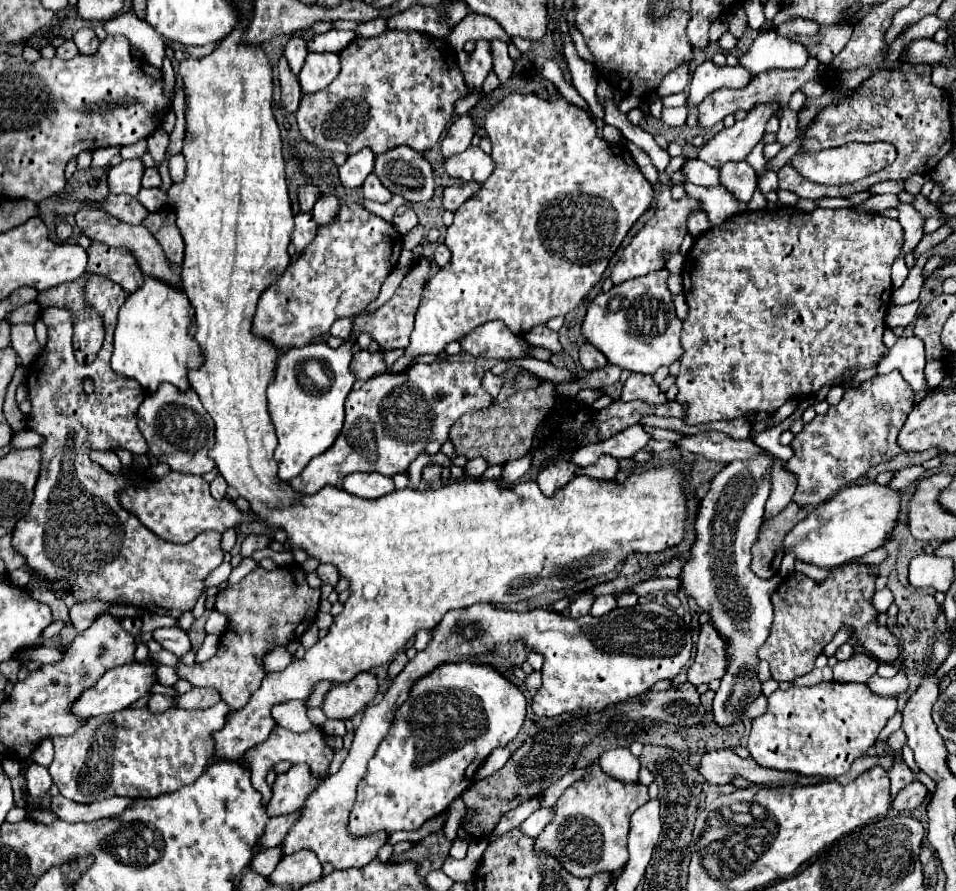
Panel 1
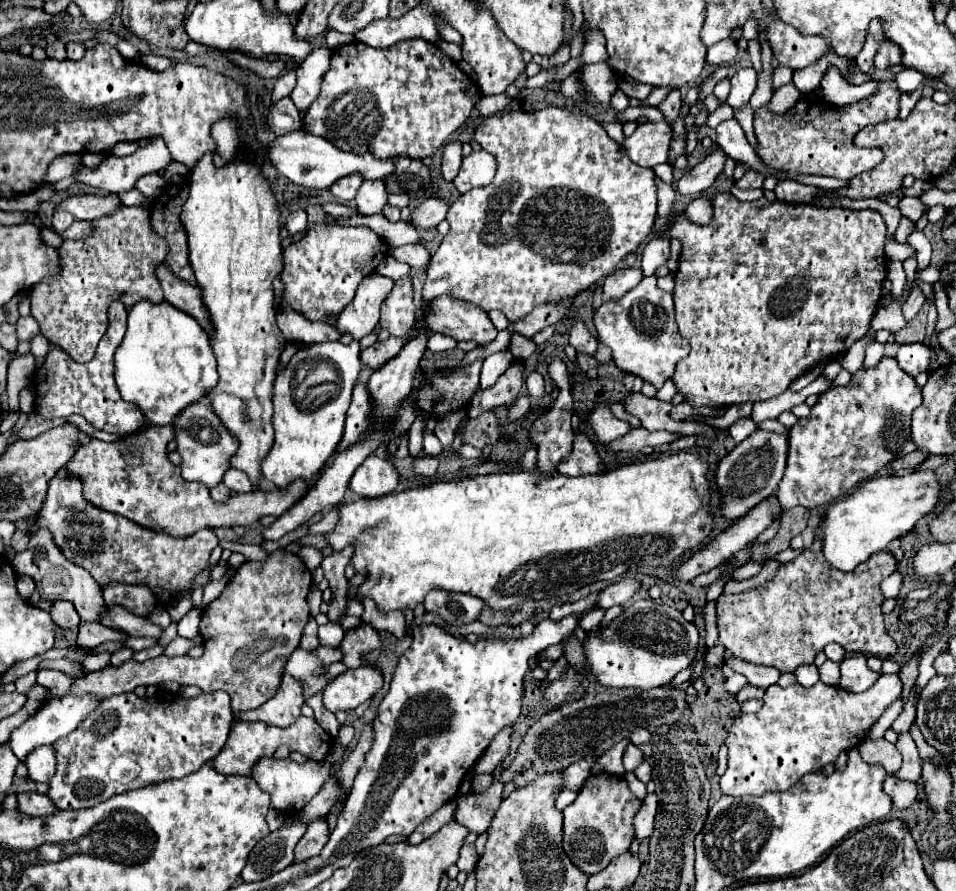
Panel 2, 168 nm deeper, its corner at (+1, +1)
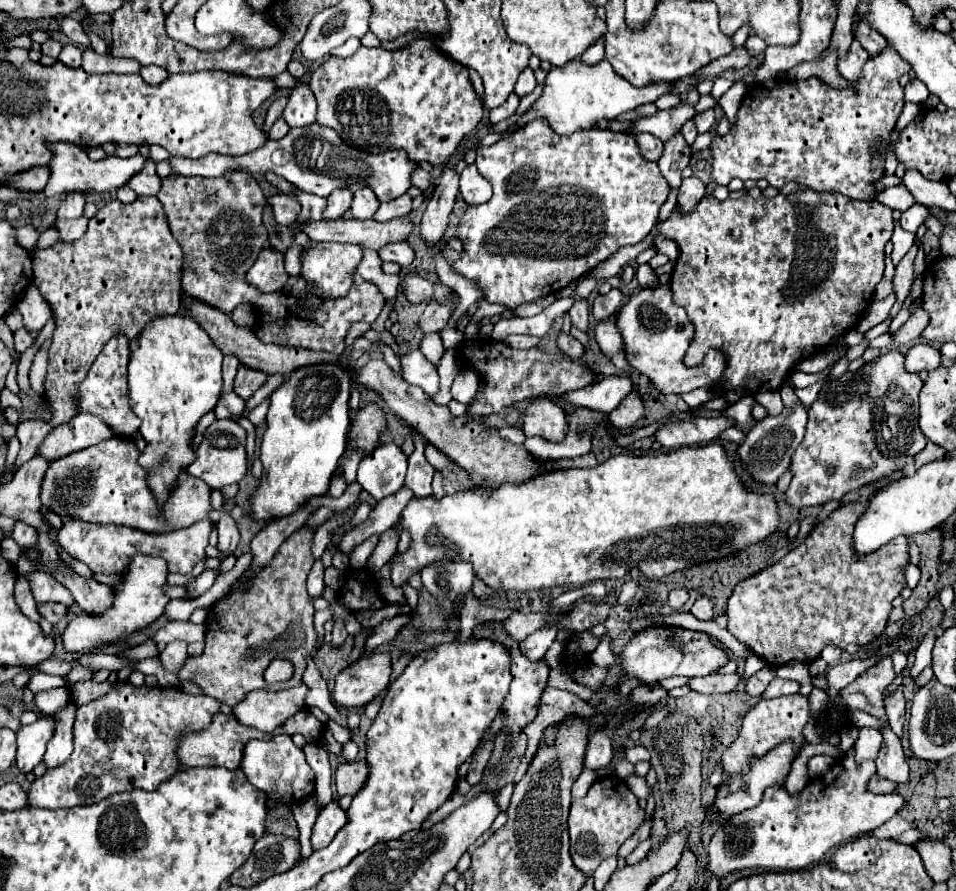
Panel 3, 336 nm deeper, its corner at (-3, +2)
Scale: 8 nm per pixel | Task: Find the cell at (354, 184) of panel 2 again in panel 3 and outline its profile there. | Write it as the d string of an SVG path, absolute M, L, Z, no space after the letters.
M334 189L334 191L328 195L328 207L326 207L324 217L326 217L326 219L340 219L340 217L350 209L352 197L354 197L354 195L352 195L350 189Z

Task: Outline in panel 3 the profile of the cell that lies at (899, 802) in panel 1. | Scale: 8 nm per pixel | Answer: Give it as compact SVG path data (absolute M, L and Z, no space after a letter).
M874 775L868 783L868 789L872 793L896 793L898 791L898 783L894 781L888 781L888 779L882 779L880 775Z

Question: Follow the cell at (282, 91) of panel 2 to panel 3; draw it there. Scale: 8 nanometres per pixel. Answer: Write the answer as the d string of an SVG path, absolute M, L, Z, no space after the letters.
M280 95L278 99L272 101L272 105L270 105L270 109L268 109L268 115L266 115L266 123L264 123L264 131L266 131L266 133L268 133L268 129L272 127L272 123L282 115L286 101L288 101L288 95Z

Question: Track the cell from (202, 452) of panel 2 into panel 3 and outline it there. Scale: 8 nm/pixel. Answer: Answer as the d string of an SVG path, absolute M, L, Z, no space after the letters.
M216 419L206 431L202 443L194 449L196 459L188 465L188 473L210 485L210 489L222 489L238 483L246 475L246 431L234 419Z

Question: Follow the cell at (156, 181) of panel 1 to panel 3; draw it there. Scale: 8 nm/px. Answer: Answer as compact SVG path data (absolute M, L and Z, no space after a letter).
M148 159L148 165L136 173L128 185L136 191L136 195L156 195L160 191L160 177L156 173L156 165L152 159Z

